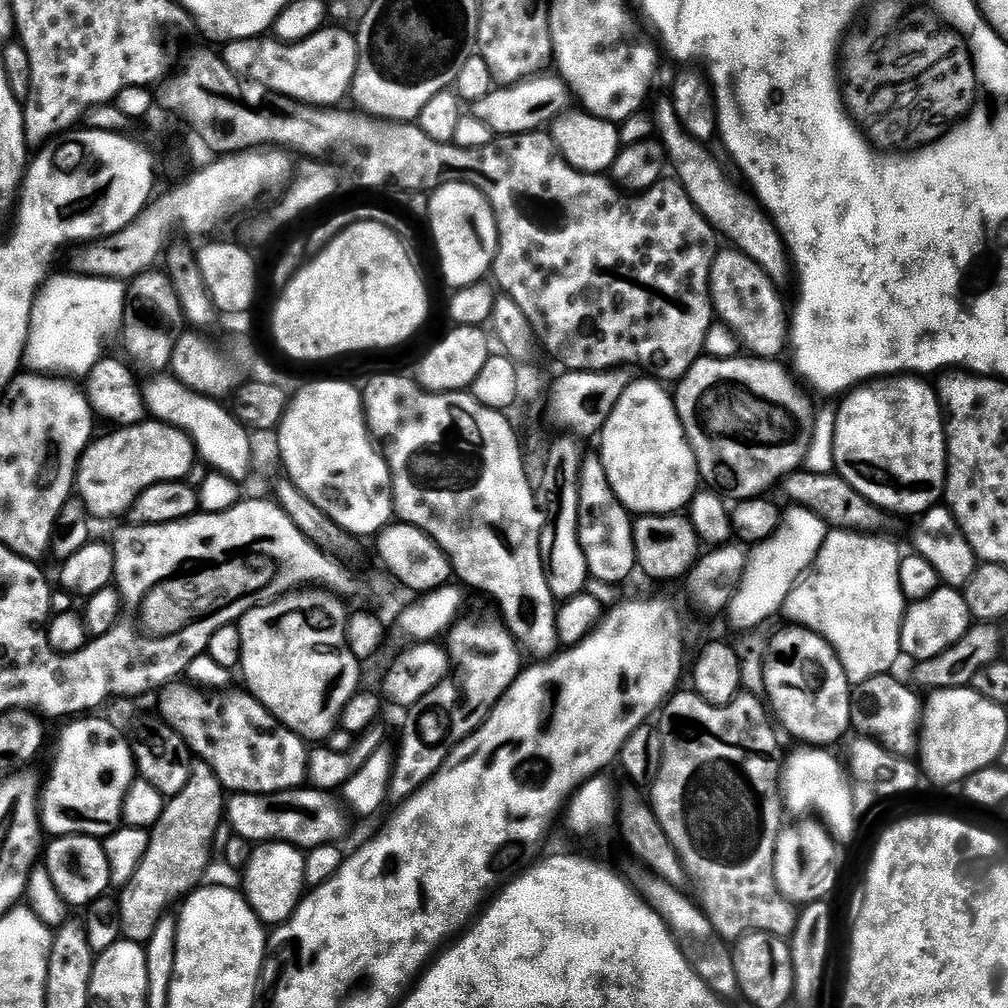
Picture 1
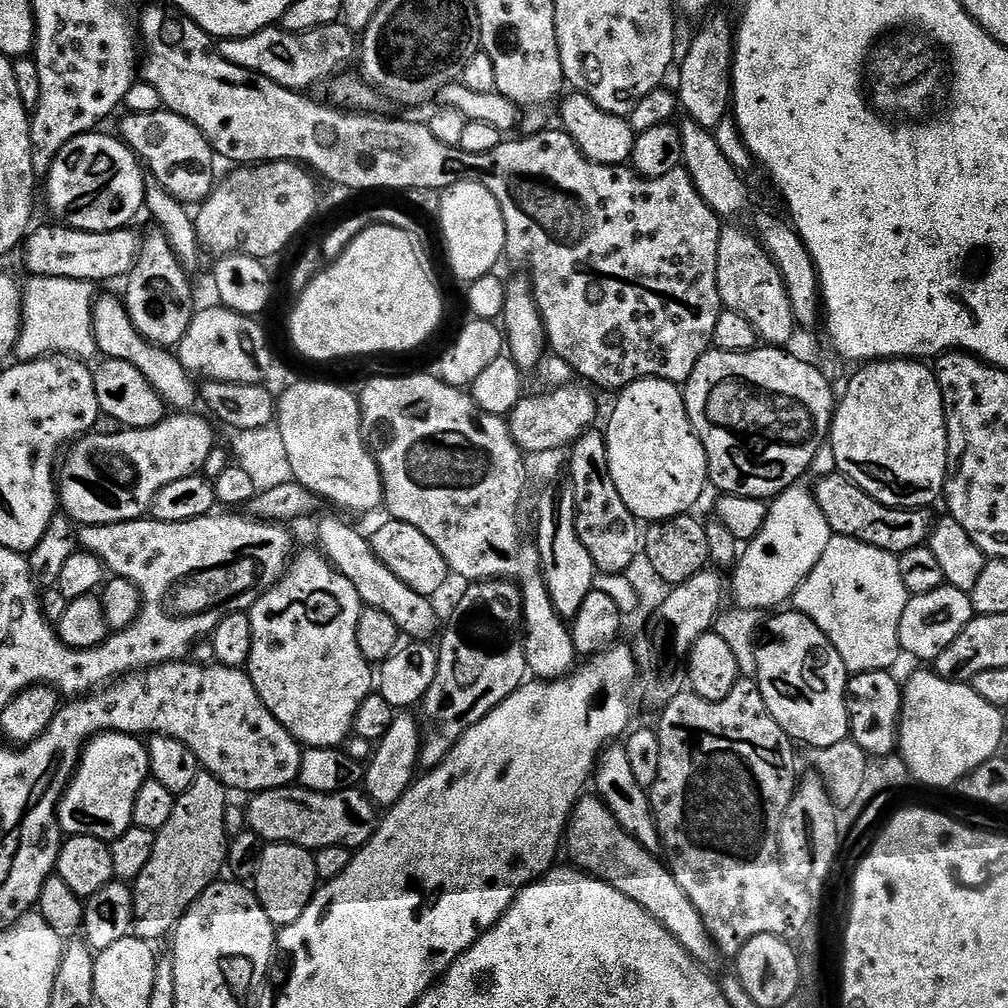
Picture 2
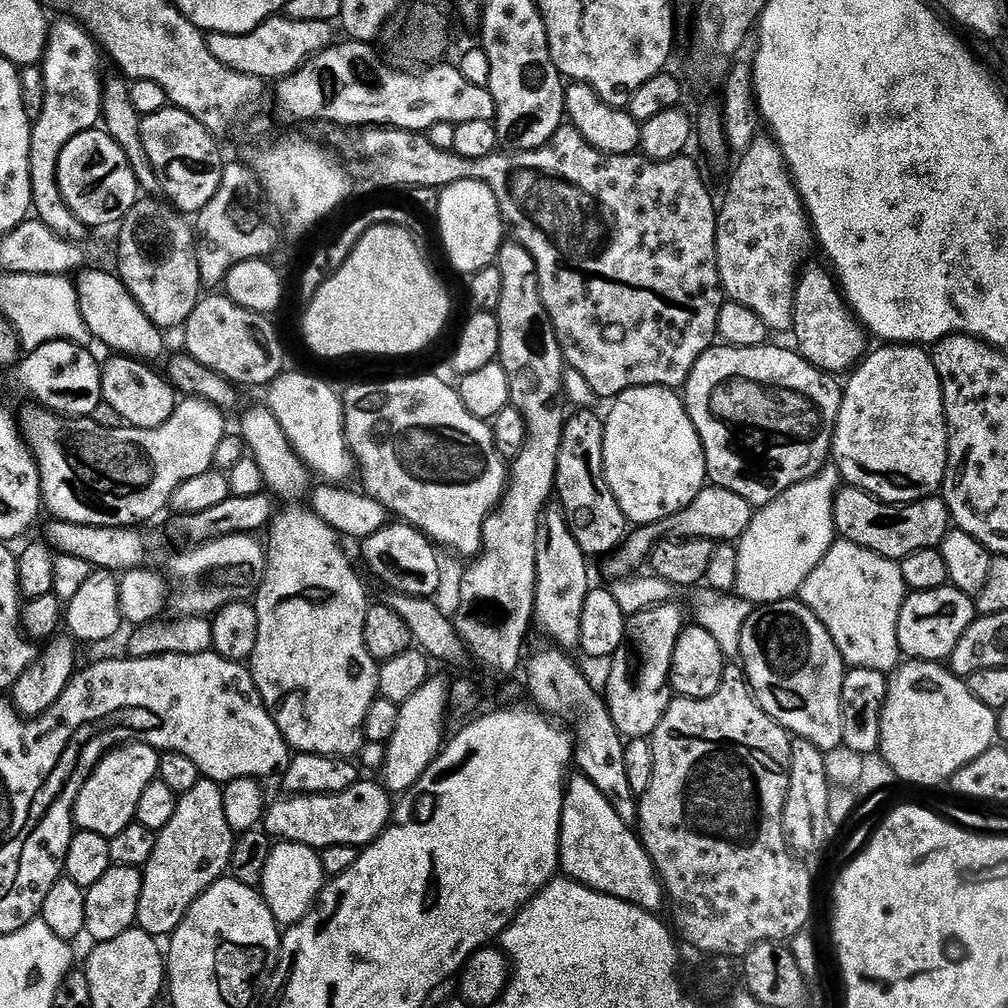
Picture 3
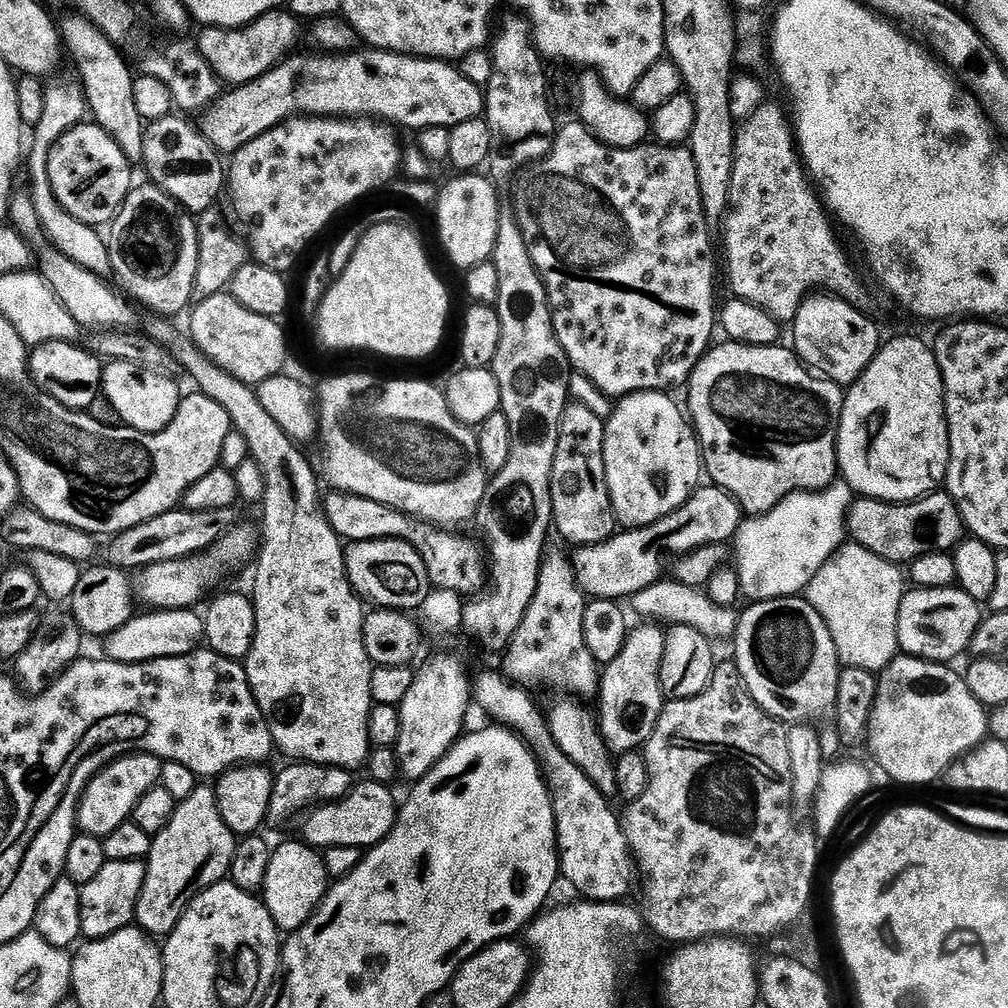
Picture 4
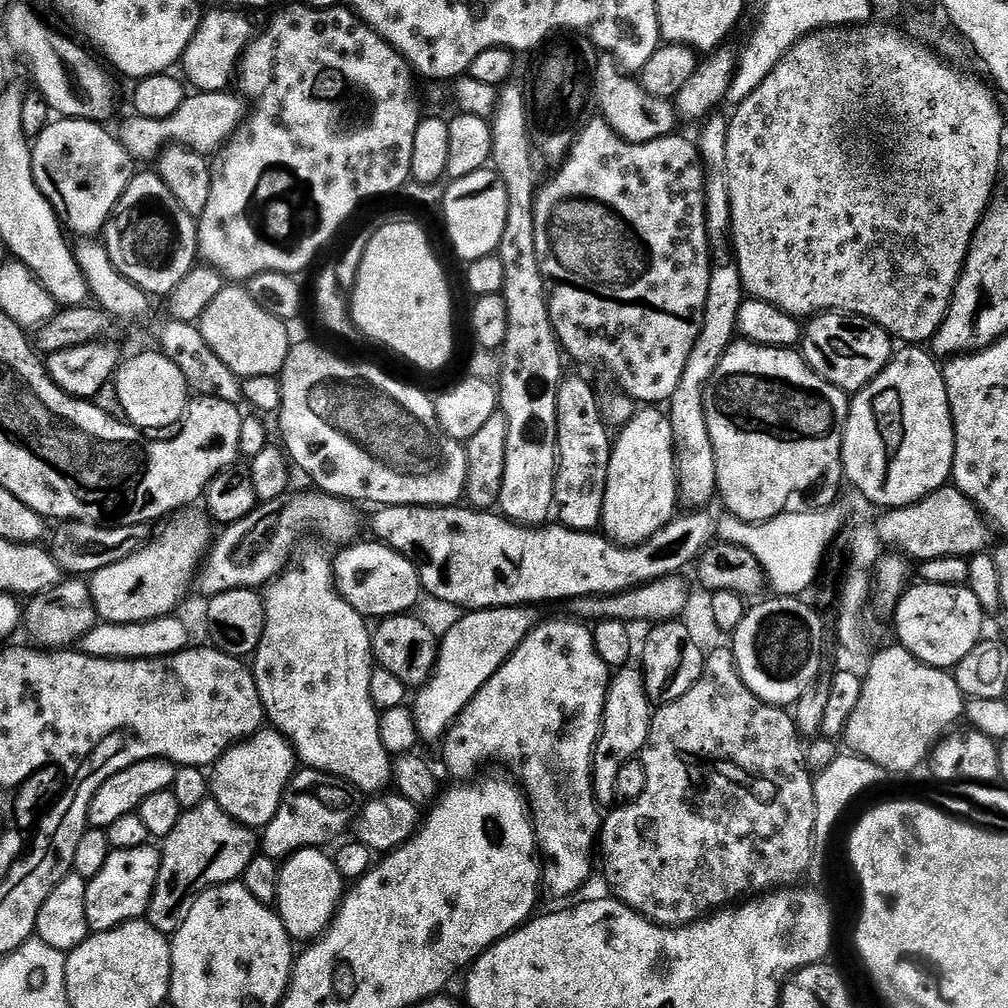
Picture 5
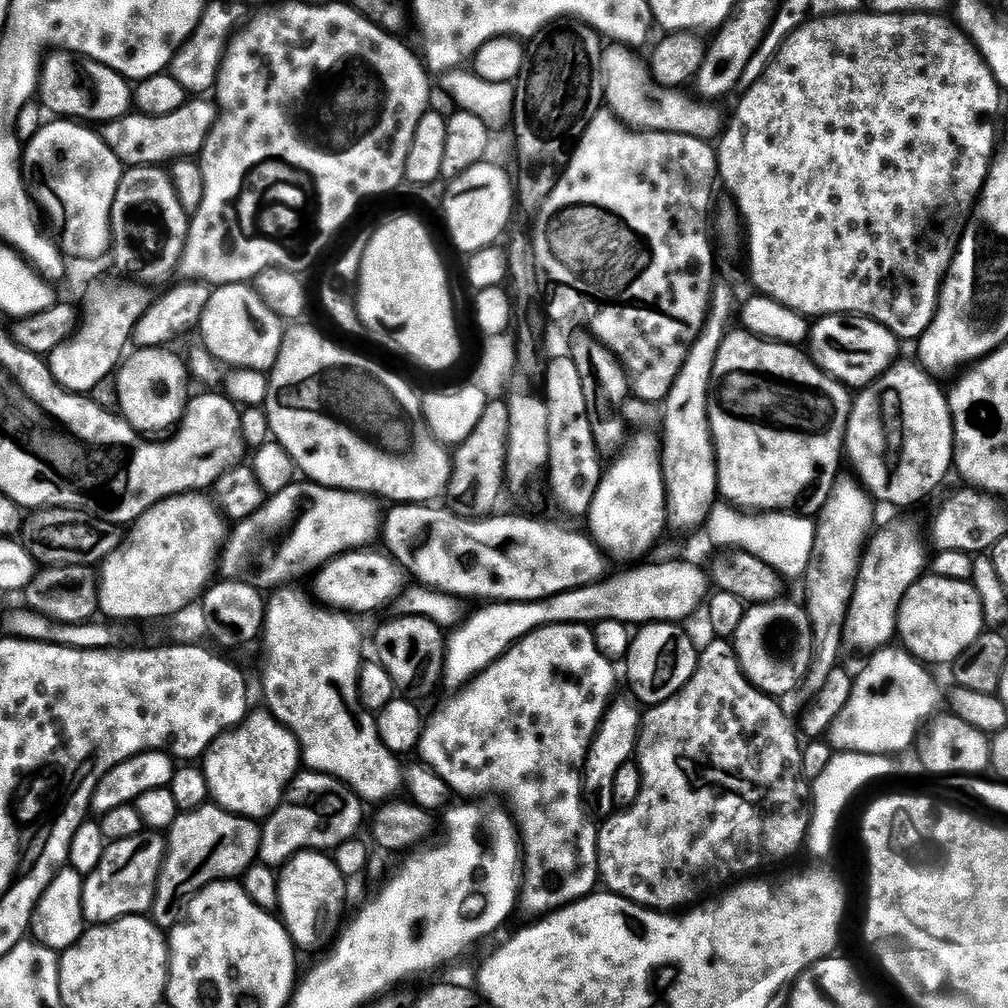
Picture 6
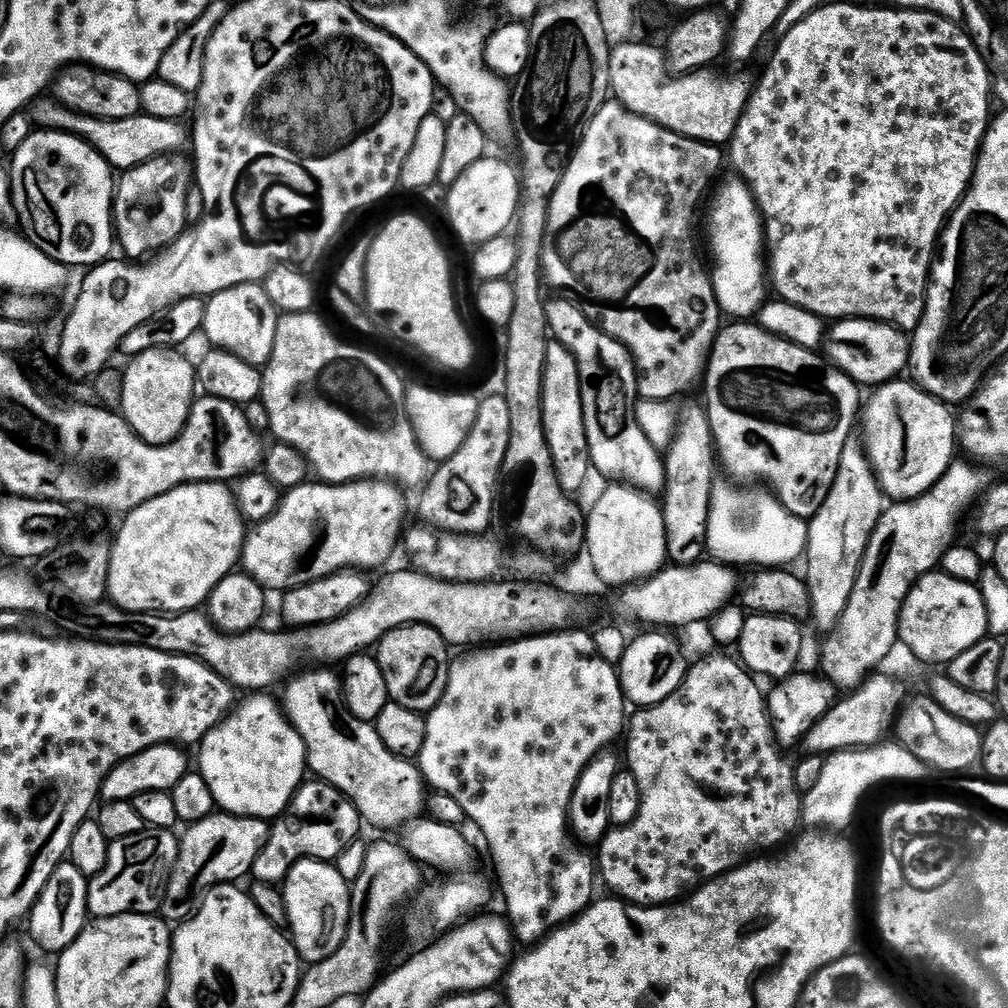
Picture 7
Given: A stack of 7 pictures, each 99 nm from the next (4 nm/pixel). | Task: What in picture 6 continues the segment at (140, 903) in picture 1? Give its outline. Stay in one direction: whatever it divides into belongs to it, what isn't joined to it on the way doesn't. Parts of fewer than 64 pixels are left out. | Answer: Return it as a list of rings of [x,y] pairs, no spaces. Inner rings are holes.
[[[209,802],[195,811],[181,811],[173,822],[166,836],[166,851],[164,853],[164,865],[160,871],[160,877],[156,883],[156,897],[152,903],[150,919],[162,930],[171,930],[176,927],[178,917],[176,911],[185,907],[186,901],[201,892],[207,884],[228,882],[233,878],[243,877],[244,873],[257,863],[260,854],[261,825],[246,816],[235,816],[233,812],[227,812],[225,808]]]

